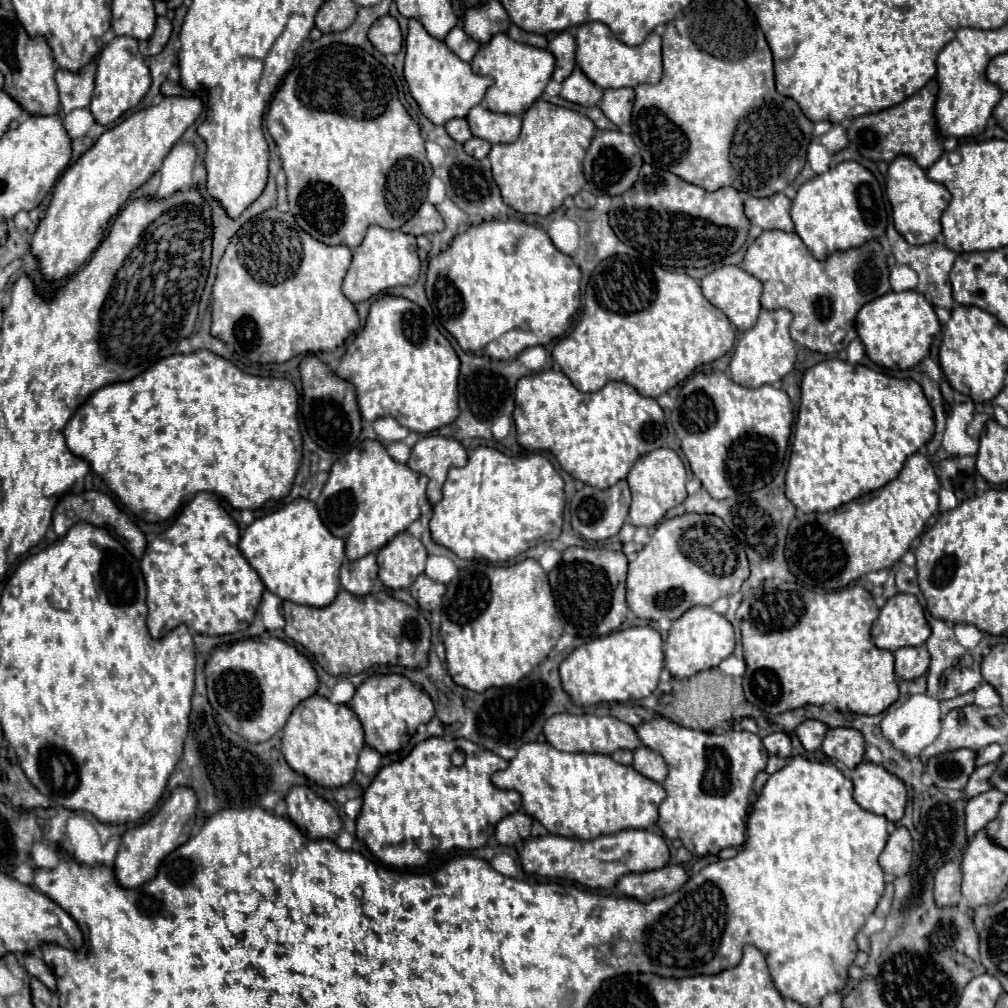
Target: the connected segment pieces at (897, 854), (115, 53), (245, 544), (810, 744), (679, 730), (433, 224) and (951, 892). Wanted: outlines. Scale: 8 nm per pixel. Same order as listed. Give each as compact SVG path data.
M896 827L890 833L888 843L880 855L880 867L884 869L884 873L890 873L894 877L902 877L904 873L908 873L910 861L912 861L910 831L906 827Z
M116 37L112 39L98 55L98 69L96 69L96 89L92 95L90 111L100 125L110 125L120 119L128 109L134 109L150 87L150 71L148 65L138 51L138 41L132 37Z
M294 499L278 511L254 519L254 523L242 531L238 549L258 571L266 589L280 599L310 607L326 607L340 591L338 569L344 563L344 539L328 531L310 499Z
M808 719L796 729L796 735L800 737L800 741L802 741L806 751L816 751L824 741L826 731L828 731L826 723L816 721L816 719Z
M654 717L650 721L640 723L634 727L640 741L650 747L652 751L660 751L668 765L668 775L664 779L666 799L660 803L660 819L658 827L662 829L664 837L670 841L680 839L682 845L696 857L704 857L710 853L718 853L726 847L740 847L744 843L746 833L746 811L748 811L748 797L754 787L756 773L766 767L768 751L762 745L762 739L750 731L730 731L730 733L704 733L686 729L676 725L666 717Z
M424 201L424 205L420 205L420 209L416 211L416 215L412 219L408 219L402 227L404 233L410 235L428 235L428 233L436 233L444 229L444 221L440 217L440 213L436 211L436 207L428 201Z
M948 861L938 869L936 879L934 879L934 897L940 907L960 903L960 899L962 899L960 879L962 879L960 867L954 861Z

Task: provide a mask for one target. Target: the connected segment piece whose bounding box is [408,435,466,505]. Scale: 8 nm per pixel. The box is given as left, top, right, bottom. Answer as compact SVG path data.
M426 435L410 451L408 467L416 473L426 475L428 481L428 499L438 503L442 497L442 485L446 481L450 467L466 465L466 449L458 439L442 435Z

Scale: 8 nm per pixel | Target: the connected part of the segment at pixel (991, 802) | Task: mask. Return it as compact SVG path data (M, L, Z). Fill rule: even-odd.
M990 789L986 793L980 793L978 797L974 799L968 799L966 803L966 833L968 833L968 839L974 837L976 831L984 829L988 825L988 821L992 821L998 813L998 807L1000 803L1004 801L1004 793L996 791L996 789Z

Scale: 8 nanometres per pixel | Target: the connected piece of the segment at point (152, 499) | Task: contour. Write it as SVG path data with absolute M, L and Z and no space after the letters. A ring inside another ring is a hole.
M200 349L200 351L192 351L188 355L174 353L172 357L164 357L164 359L156 361L156 365L152 365L152 369L146 369L144 373L140 373L140 377L134 377L132 381L124 381L124 383L120 381L120 383L112 383L112 385L104 385L104 387L96 389L96 393L92 393L88 397L88 401L84 401L84 405L80 405L80 409L72 415L72 419L64 427L64 435L66 435L66 443L68 443L70 451L78 457L84 457L90 463L90 467L98 475L102 475L106 485L118 495L118 499L134 515L138 515L144 521L158 523L158 521L166 521L166 519L174 517L196 493L202 493L202 491L210 491L210 493L224 497L234 509L262 509L262 507L276 505L282 497L286 497L290 493L296 469L302 459L302 437L300 437L296 413L298 413L298 391L292 385L292 381L278 379L278 377L248 375L242 369L238 369L232 361L212 353L208 349Z

